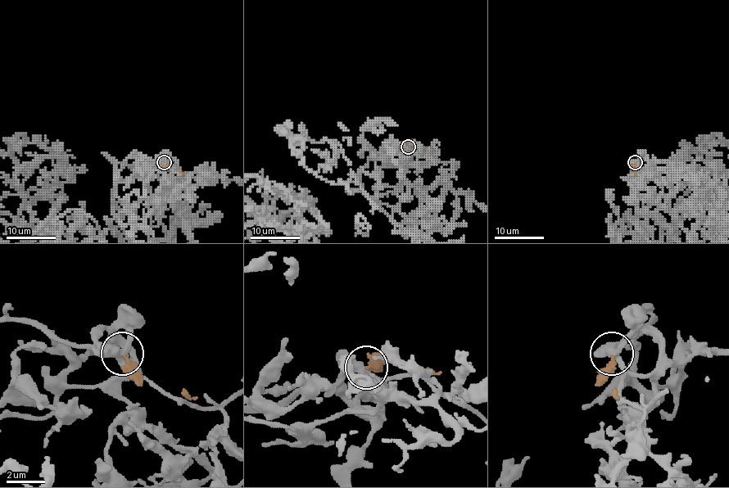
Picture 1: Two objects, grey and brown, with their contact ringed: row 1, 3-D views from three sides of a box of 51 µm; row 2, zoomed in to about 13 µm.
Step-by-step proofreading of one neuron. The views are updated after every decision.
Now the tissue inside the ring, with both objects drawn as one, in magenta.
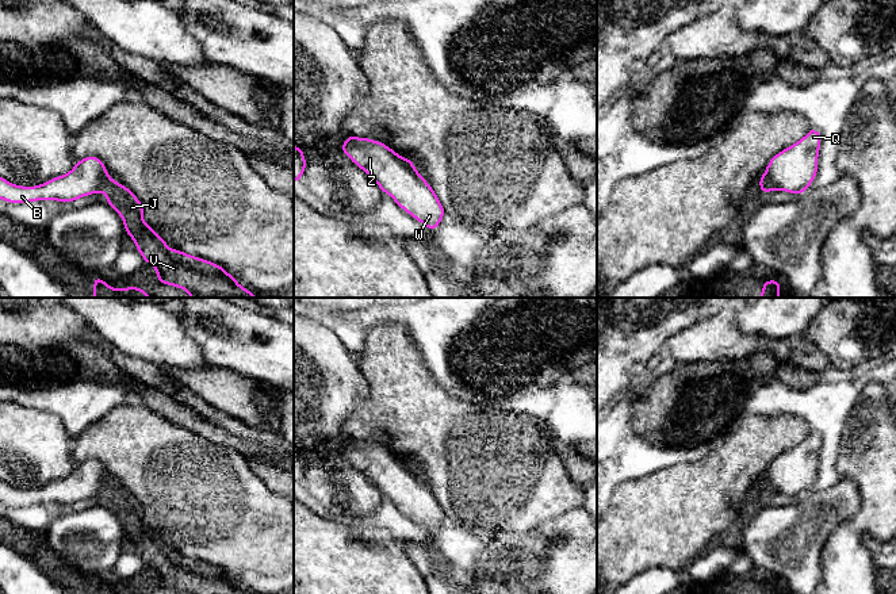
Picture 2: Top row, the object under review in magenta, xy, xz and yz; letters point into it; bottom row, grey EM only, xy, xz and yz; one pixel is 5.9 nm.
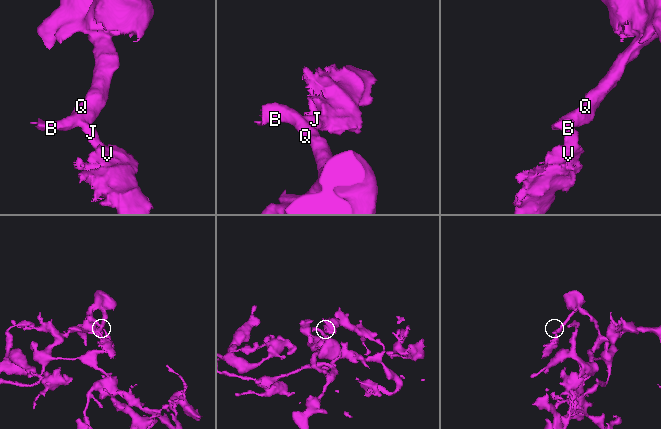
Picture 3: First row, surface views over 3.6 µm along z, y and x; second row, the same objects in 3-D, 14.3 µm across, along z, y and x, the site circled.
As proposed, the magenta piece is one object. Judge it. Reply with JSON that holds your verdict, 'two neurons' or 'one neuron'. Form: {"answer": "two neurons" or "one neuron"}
{"answer": "two neurons"}

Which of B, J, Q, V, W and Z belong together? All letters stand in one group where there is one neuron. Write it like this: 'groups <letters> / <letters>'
groups B Q W Z / J V

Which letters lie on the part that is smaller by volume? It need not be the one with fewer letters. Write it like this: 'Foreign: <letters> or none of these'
Foreign: J, V

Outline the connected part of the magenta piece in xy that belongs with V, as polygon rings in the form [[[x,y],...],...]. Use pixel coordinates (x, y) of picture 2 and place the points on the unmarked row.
[[[110,480],[99,494],[123,522],[125,534],[133,541],[143,566],[154,570],[158,586],[184,594],[249,594],[221,568],[169,552],[165,543],[142,522],[143,509],[127,490]]]

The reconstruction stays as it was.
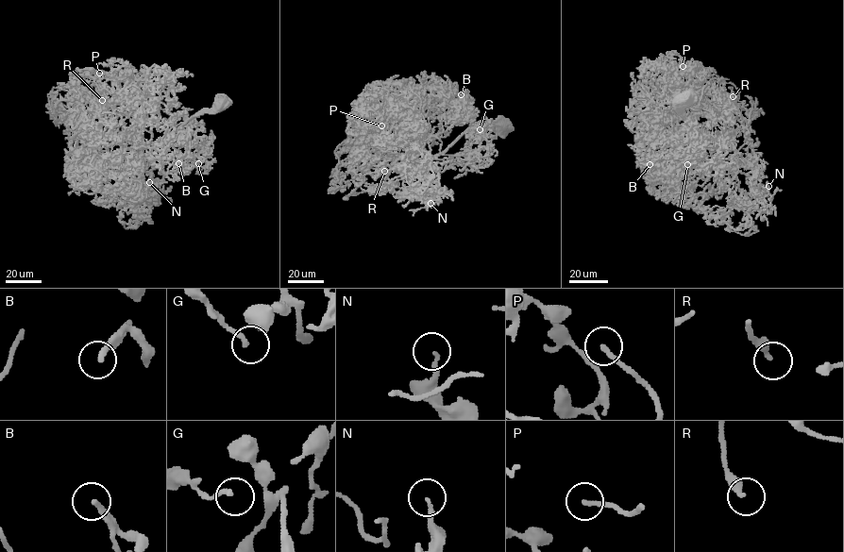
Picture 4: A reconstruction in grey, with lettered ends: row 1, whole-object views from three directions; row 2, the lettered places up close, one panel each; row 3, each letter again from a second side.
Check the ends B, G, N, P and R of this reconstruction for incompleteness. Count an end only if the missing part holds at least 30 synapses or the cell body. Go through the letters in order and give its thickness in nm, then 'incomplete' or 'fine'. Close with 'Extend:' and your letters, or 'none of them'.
B: 280 nm thick; fine
G: 170 nm thick; fine
N: 180 nm thick; fine
P: 170 nm thick; incomplete
R: 320 nm thick; incomplete
Extend: P, R

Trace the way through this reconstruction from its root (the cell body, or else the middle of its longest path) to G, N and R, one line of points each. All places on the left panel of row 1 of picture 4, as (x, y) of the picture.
G: (221, 102), (201, 109), (160, 141), (129, 149), (180, 146), (197, 138), (197, 144), (186, 150), (198, 163)
N: (221, 102), (131, 148), (143, 149), (138, 159), (119, 157), (158, 195), (155, 203), (146, 200), (149, 182)
R: (221, 102), (201, 109), (160, 141), (127, 149), (87, 125), (93, 109), (85, 101), (98, 95), (102, 100)

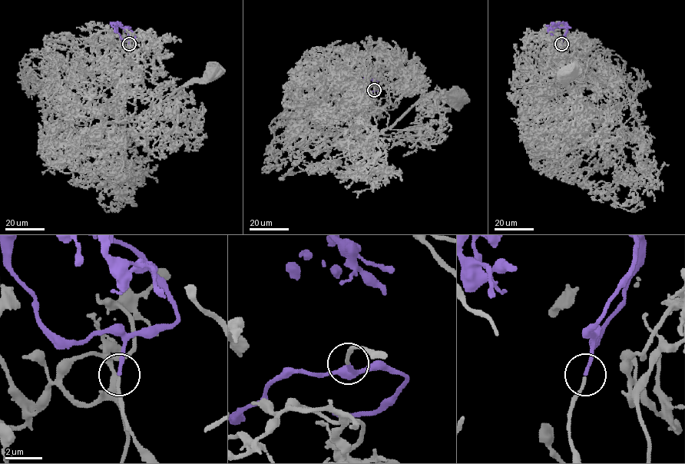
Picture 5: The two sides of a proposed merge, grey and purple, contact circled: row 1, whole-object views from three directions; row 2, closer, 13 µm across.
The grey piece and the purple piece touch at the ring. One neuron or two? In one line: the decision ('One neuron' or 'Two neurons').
One neuron

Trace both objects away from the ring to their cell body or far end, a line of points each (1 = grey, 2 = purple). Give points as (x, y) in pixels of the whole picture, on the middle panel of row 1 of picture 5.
1: (373, 90), (374, 81), (388, 95), (359, 118), (355, 130), (364, 136), (392, 127), (425, 97), (458, 96)
2: (373, 90), (360, 95), (358, 86), (372, 77), (378, 81)

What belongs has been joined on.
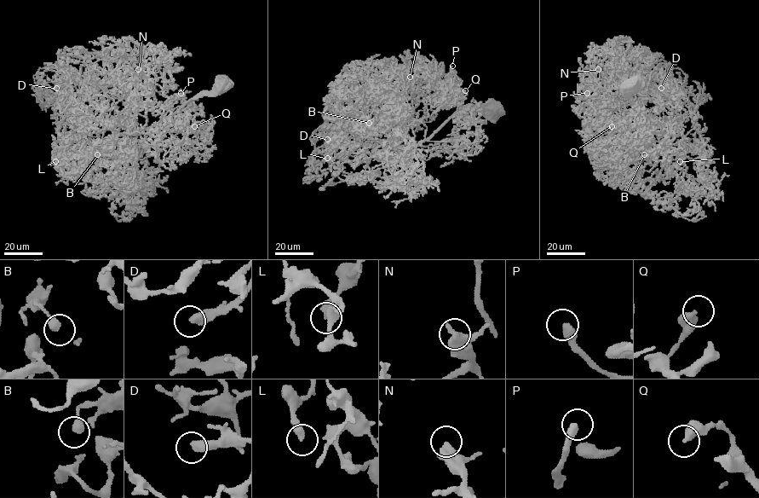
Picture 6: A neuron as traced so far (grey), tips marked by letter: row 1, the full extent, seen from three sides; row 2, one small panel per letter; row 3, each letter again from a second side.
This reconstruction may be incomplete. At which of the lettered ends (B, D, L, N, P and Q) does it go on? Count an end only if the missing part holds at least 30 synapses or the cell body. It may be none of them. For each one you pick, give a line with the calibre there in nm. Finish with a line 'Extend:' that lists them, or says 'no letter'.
P: Thickness 400 nm
Extend: P

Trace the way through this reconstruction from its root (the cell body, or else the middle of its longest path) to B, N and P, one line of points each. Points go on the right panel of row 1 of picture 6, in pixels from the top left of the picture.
B: (630, 83), (630, 99), (669, 131), (622, 137), (649, 171), (657, 163), (651, 165), (650, 153), (644, 154)
N: (630, 83), (630, 99), (669, 134), (634, 128), (604, 85), (595, 87), (595, 79), (604, 77), (598, 69)
P: (630, 83), (630, 99), (669, 134), (642, 133), (635, 124), (624, 124), (616, 101), (587, 93)

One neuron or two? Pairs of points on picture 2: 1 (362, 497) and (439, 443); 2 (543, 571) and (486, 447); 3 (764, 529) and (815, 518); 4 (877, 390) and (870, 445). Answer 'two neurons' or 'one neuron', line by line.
1: two neurons
2: two neurons
3: one neuron
4: one neuron

